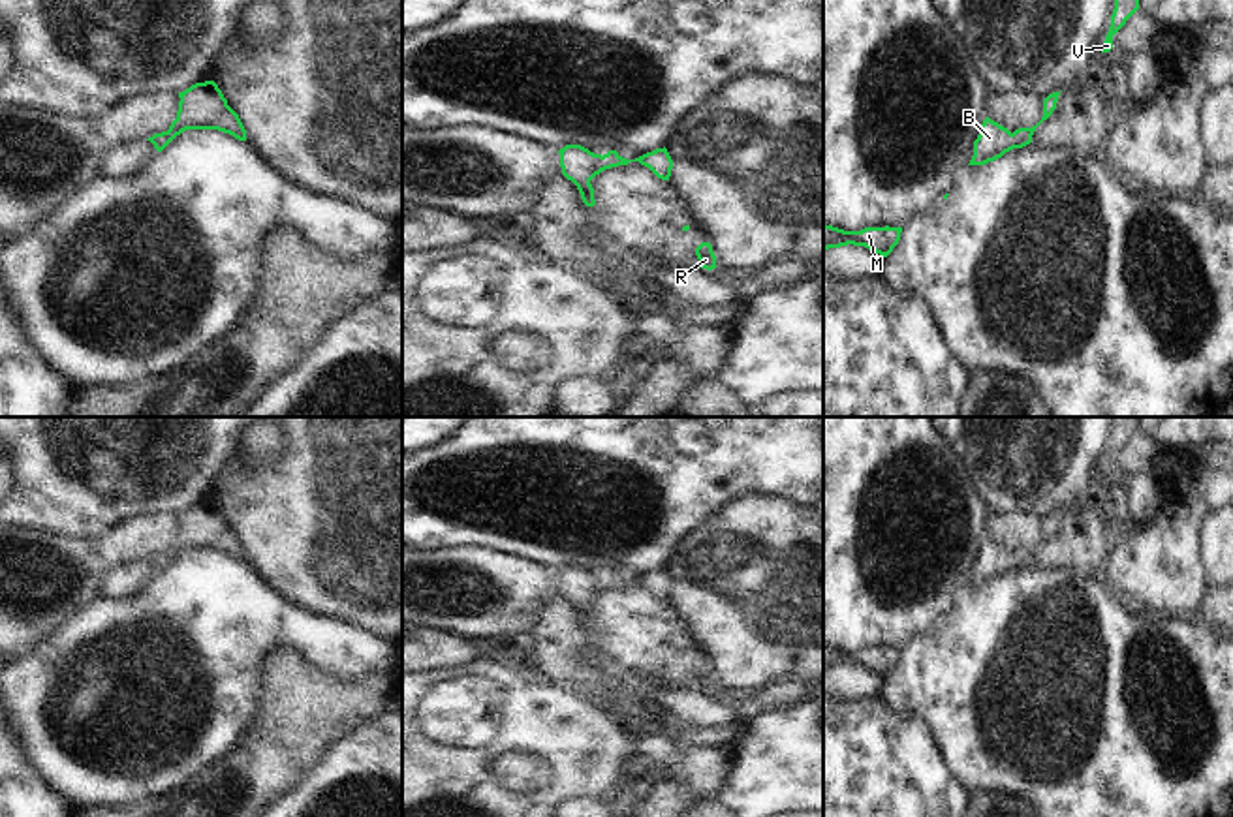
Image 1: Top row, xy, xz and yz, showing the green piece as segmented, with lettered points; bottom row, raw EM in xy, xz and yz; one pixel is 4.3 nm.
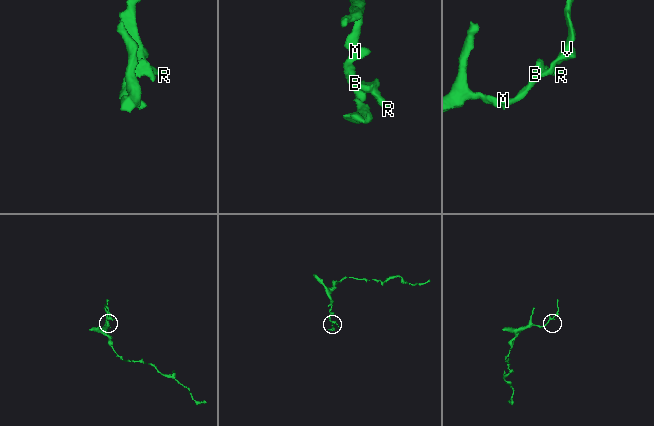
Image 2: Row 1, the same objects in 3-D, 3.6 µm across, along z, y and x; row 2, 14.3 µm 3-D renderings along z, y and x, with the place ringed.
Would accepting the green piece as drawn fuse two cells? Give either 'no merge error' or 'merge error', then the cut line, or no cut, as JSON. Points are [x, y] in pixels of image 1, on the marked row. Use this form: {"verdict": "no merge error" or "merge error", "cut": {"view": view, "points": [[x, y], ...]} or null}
{"verdict": "no merge error", "cut": null}

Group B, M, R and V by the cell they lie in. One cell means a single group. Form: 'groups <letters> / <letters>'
groups B M R V

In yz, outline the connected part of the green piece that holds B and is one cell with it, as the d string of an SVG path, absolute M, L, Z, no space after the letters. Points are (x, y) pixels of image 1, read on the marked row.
M1053 92L1043 100L1043 116L1036 126L1019 128L1013 133L987 116L979 128L977 139L974 141L974 156L968 165L985 165L1013 148L1030 145L1036 128L1056 109L1058 96L1060 92Z

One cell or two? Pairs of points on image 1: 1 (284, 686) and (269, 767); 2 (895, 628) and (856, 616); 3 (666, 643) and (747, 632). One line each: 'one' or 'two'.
1: one
2: one
3: two

